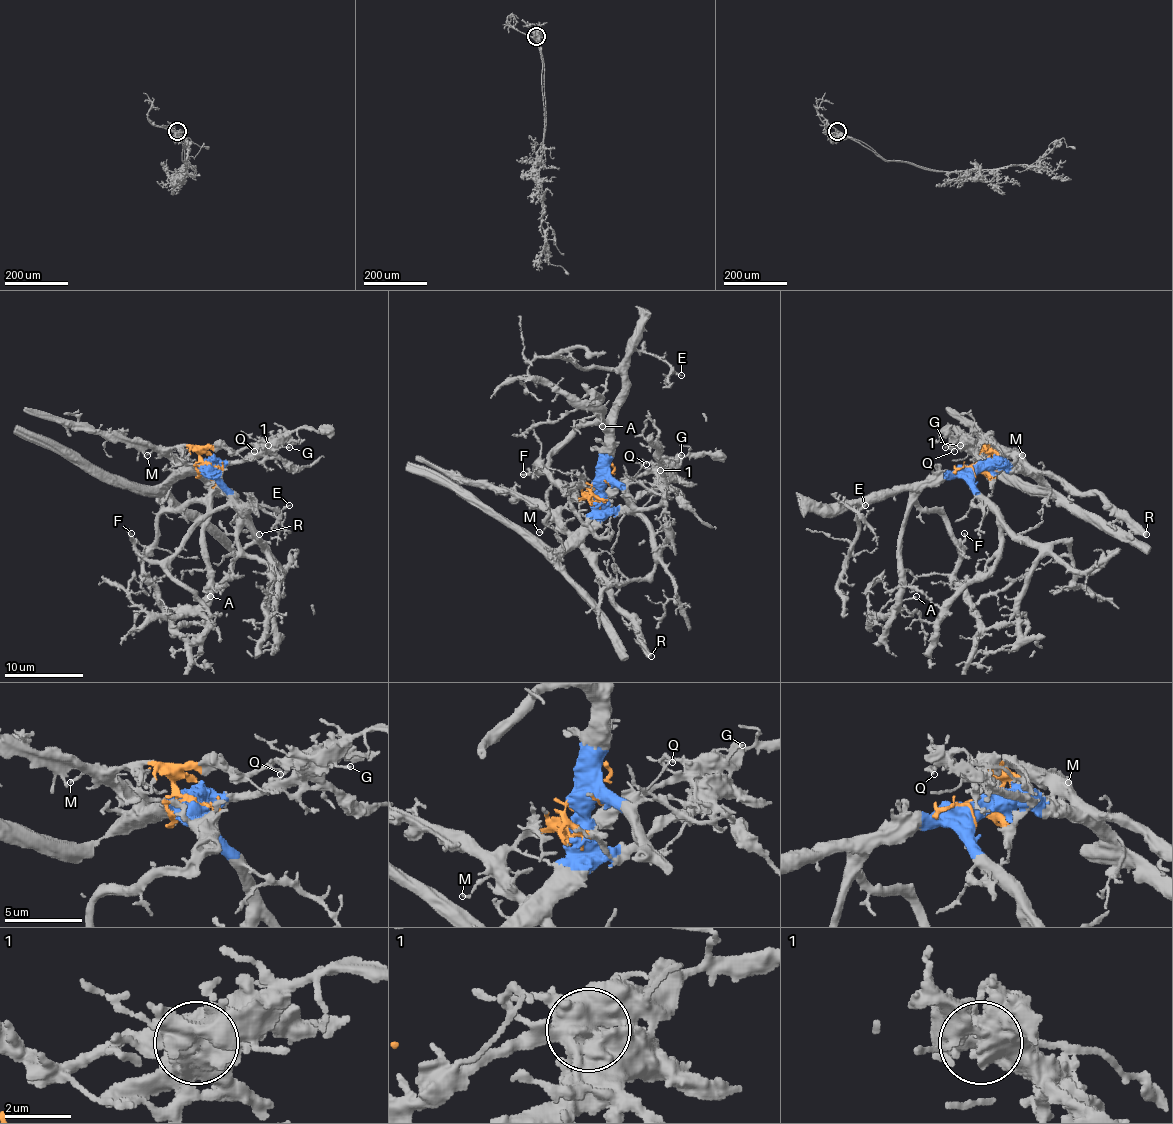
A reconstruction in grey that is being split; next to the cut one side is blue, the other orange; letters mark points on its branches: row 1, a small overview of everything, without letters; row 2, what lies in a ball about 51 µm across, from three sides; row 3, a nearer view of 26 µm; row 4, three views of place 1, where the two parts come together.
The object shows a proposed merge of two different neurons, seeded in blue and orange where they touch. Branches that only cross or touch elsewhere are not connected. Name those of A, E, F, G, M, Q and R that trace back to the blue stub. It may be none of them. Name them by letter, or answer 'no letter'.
A, E, F

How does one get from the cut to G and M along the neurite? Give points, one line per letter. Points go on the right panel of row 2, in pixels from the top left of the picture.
G: (976, 465), (988, 455), (984, 447), (968, 449), (956, 443), (944, 447)
M: (976, 465), (988, 457), (990, 445), (1018, 449), (1022, 455)

